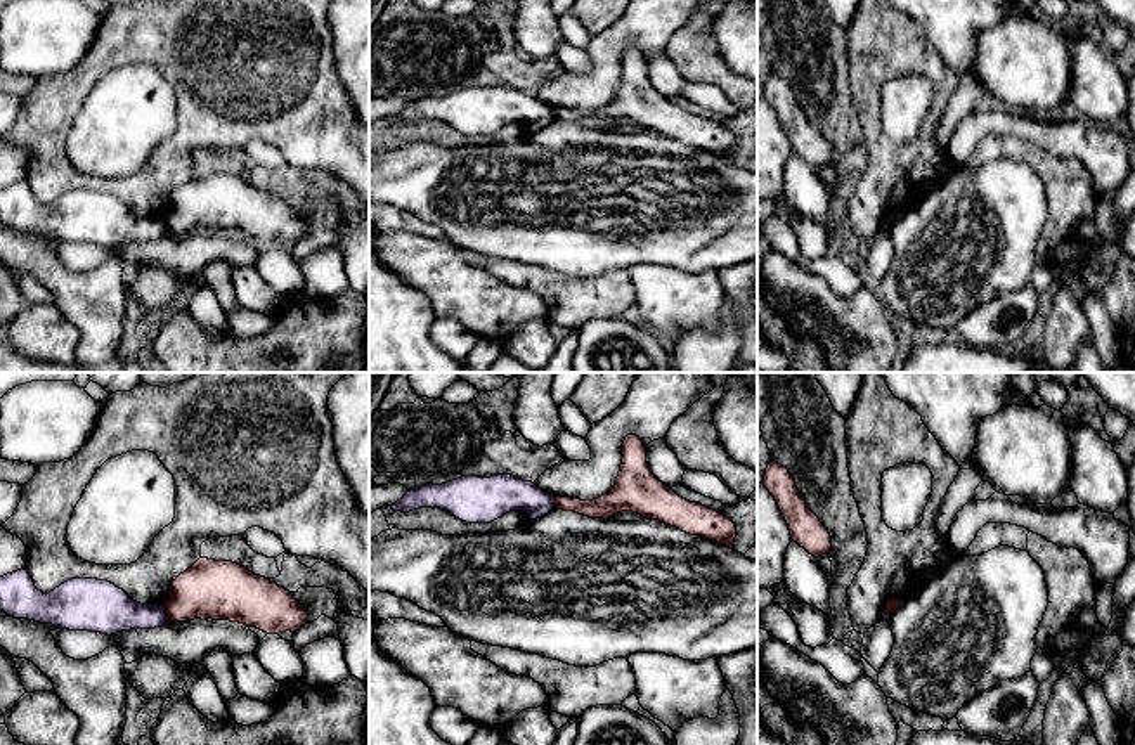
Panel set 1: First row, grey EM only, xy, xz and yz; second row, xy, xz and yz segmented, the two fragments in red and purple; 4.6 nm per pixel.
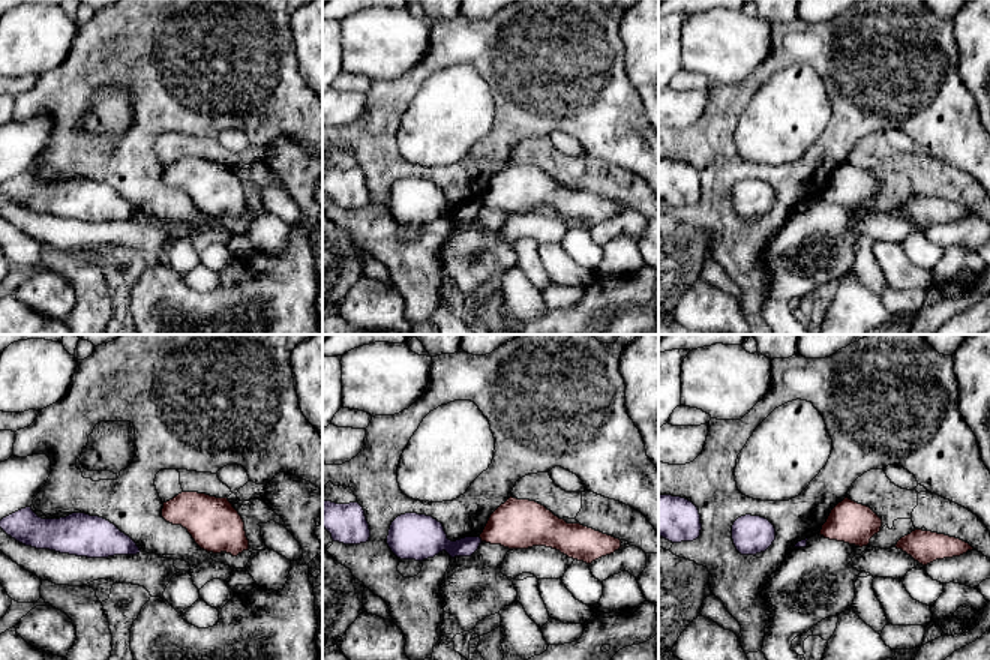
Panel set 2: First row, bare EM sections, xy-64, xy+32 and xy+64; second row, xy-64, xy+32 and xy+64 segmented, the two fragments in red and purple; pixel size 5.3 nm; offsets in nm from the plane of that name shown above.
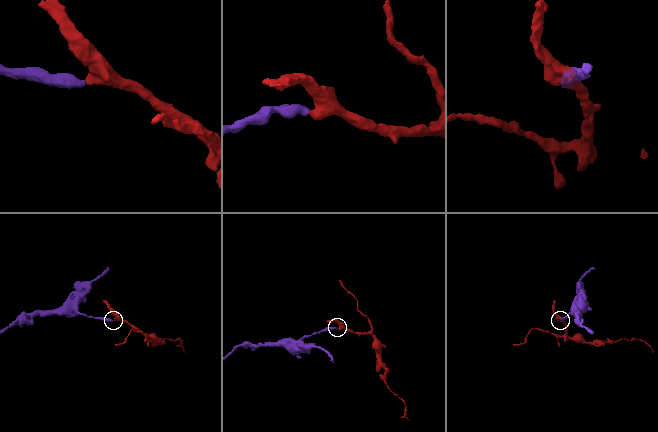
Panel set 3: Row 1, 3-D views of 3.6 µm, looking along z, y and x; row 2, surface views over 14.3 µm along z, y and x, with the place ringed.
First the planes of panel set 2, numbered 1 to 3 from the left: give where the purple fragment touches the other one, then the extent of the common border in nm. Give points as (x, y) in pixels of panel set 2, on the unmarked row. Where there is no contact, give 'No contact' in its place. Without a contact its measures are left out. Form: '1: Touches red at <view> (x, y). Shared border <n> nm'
1: No contact
2: Touches red at xy+32 (480, 201). Shared border 30 nm
3: No contact

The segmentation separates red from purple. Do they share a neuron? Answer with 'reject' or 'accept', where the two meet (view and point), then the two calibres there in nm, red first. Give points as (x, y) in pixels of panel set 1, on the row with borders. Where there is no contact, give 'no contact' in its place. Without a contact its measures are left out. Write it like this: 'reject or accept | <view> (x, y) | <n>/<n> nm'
reject | xy (167, 612) | 280/200 nm

